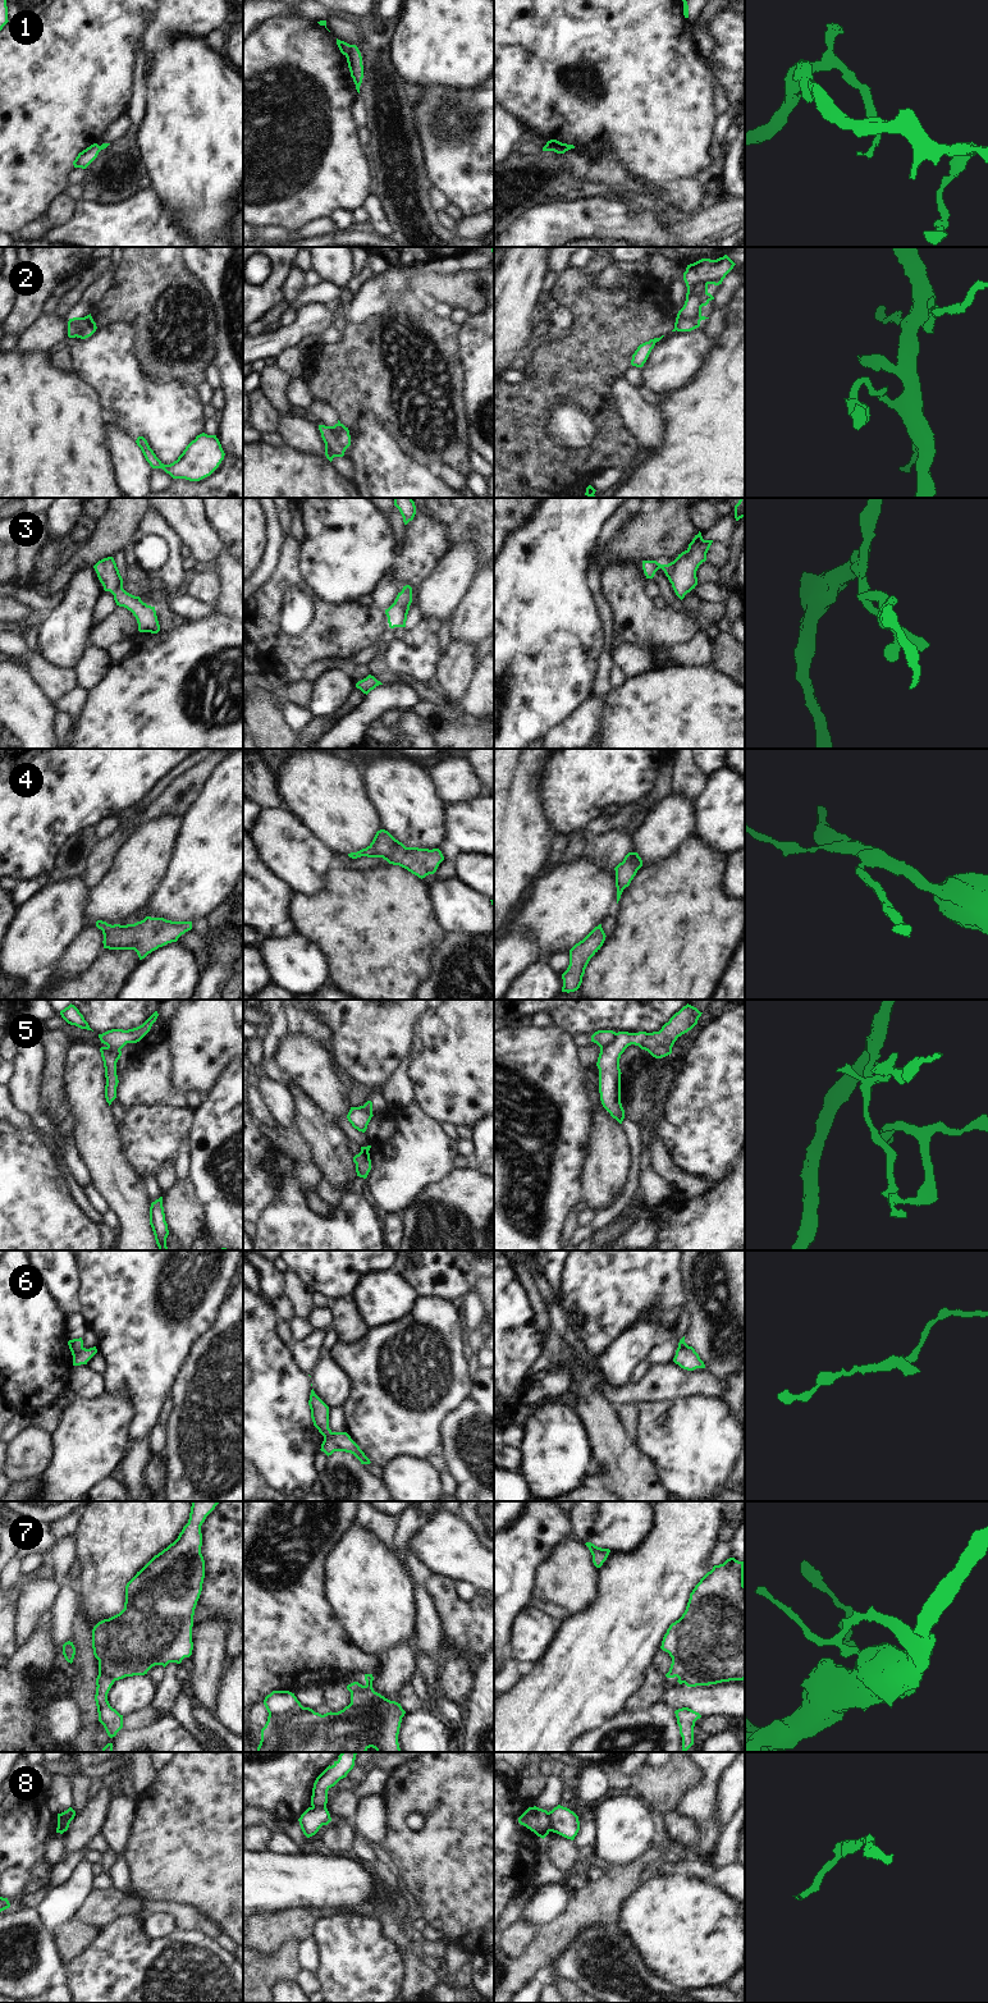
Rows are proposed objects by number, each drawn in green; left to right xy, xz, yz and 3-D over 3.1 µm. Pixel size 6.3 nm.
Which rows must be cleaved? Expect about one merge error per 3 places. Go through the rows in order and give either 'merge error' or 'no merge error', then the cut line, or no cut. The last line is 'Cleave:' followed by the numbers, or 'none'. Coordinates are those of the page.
1: merge error | xz (352, 45), (346, 56)
2: no merge error | no cut
3: no merge error | no cut
4: no merge error | no cut
5: merge error | yz (617, 1033), (611, 1042), (600, 1048)
6: merge error | xy (83, 1348), (73, 1357)
7: merge error | xy (99, 1670), (114, 1681)
8: merge error | xy (72, 1815), (62, 1821), (63, 1832)
Cleave: 1, 5, 6, 7, 8

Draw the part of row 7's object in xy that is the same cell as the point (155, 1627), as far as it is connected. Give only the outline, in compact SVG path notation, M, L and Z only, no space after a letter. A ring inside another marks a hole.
M192 1501L188 1523L178 1538L155 1555L125 1586L124 1609L92 1629L99 1672L114 1680L145 1675L155 1665L180 1664L193 1650L192 1627L205 1578L201 1526L219 1501Z

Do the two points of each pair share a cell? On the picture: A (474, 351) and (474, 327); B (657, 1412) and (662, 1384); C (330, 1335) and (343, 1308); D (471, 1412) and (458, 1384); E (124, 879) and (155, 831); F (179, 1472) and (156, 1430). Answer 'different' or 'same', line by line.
A: same
B: different
C: different
D: different
E: same
F: different

